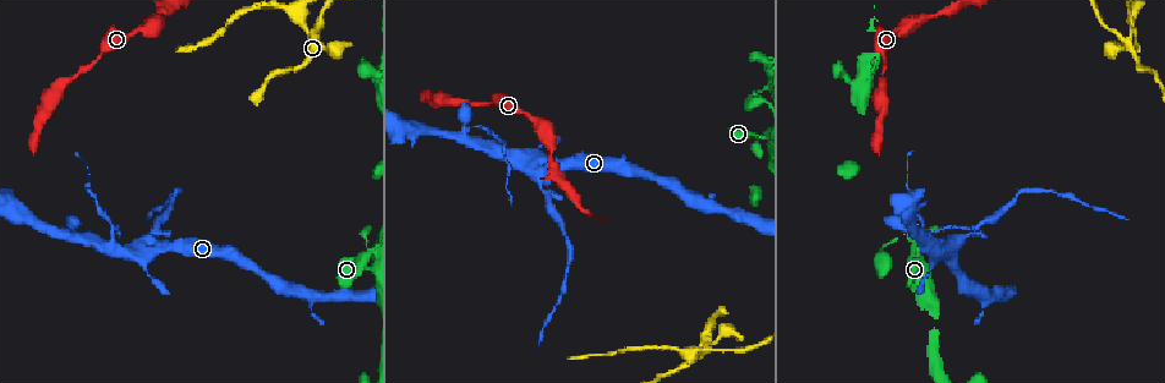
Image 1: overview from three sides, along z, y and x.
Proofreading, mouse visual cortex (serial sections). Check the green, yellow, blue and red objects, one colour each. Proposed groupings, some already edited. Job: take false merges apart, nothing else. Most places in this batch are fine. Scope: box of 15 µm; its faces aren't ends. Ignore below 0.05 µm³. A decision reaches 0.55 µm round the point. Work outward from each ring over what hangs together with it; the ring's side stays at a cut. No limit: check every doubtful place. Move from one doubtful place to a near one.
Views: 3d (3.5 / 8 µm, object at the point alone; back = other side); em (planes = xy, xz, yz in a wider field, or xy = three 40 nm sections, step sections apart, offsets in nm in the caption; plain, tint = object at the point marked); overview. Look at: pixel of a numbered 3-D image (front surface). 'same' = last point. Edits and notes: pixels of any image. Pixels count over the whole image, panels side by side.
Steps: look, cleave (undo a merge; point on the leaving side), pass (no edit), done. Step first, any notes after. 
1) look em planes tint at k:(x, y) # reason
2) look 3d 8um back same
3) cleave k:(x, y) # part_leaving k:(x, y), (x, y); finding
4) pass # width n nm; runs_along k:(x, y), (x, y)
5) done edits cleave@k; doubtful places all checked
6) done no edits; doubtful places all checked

look 3d 3.5um back at 1:(504, 147) # three arms meet

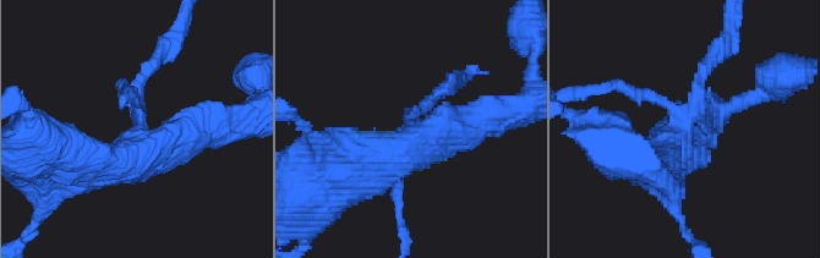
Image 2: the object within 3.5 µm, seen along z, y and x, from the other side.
look em xy step 3 plain at 2:(142, 135)

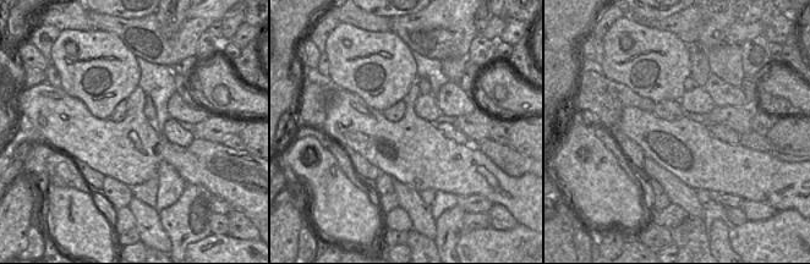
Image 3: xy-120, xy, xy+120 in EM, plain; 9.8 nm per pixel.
look em xy step 3 tint same

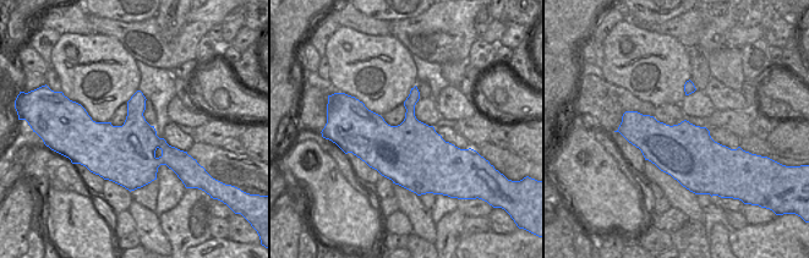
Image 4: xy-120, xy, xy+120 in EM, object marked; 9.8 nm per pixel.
pass # runs_along 2:(349, 173), (492, 116); all the same cell

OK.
look 3d 3.5um at 1:(759, 136) # sudden change in width

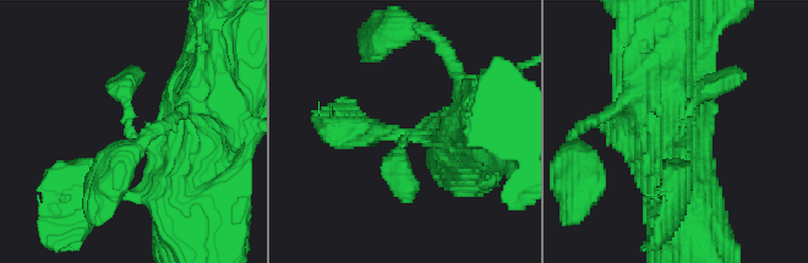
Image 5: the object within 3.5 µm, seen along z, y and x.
look em planes tint at 5:(129, 126) # shape alone is not enough

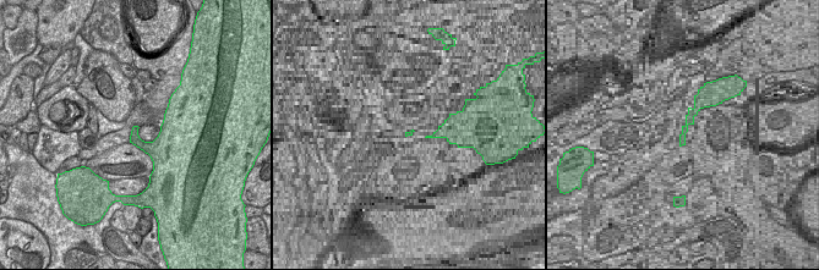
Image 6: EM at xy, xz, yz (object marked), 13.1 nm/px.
look em xy step 3 tint same

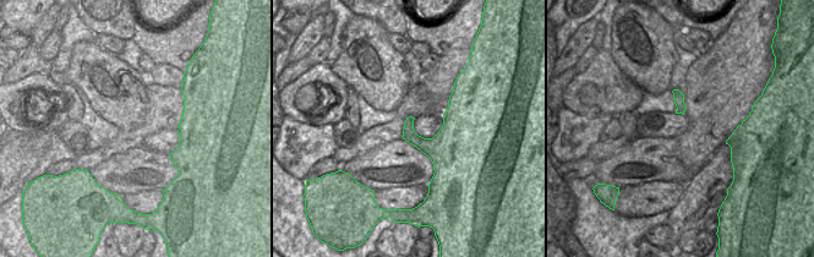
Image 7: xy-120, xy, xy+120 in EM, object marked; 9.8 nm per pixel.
pass # runs_along 5:(676, 176), (692, 104), (740, 75); all the same cell

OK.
look 3d 3.5um at 1:(686, 355) # side arm on a straight run

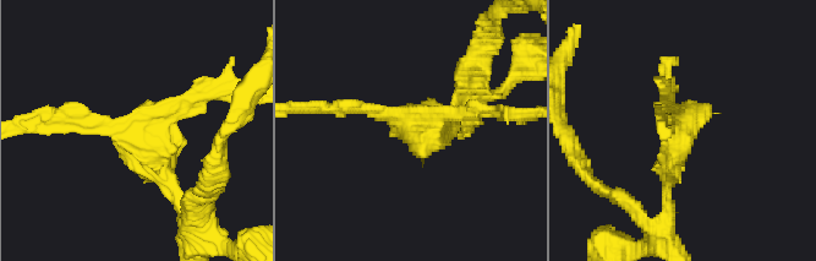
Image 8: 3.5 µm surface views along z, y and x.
look em xy step 2 tint at 8:(137, 149) # arms 3; arm_widths 150, 150, 150 nm; now the EM

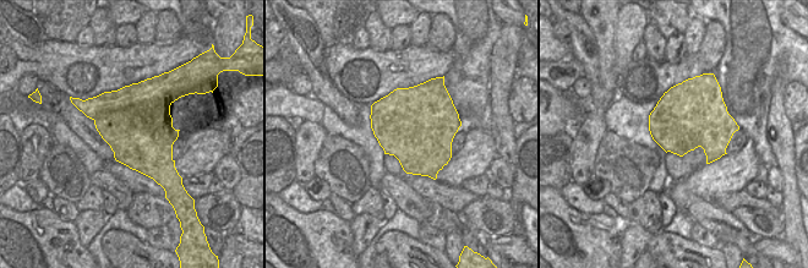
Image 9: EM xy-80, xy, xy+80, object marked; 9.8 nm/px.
cleave 8:(81, 109) # part_leaving 8:(116, 128), (76, 117), (34, 124); two cells meet here

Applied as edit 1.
done edits cleave@8; doubtful places all checked

